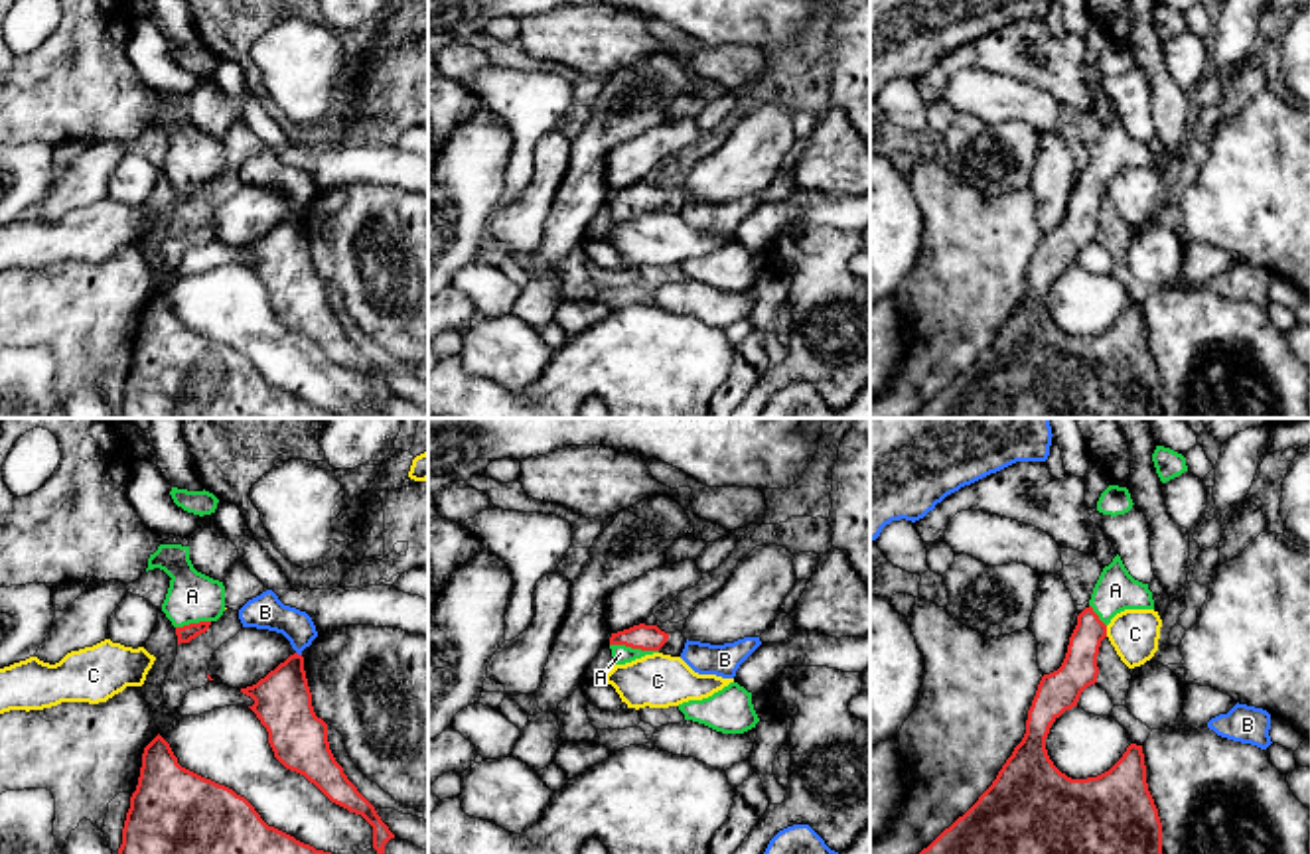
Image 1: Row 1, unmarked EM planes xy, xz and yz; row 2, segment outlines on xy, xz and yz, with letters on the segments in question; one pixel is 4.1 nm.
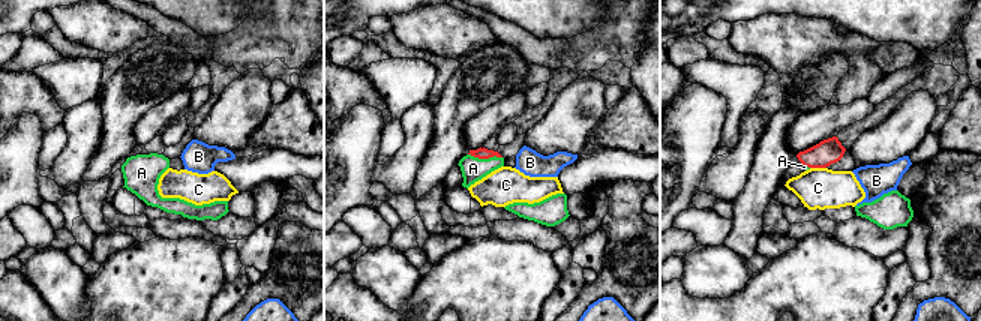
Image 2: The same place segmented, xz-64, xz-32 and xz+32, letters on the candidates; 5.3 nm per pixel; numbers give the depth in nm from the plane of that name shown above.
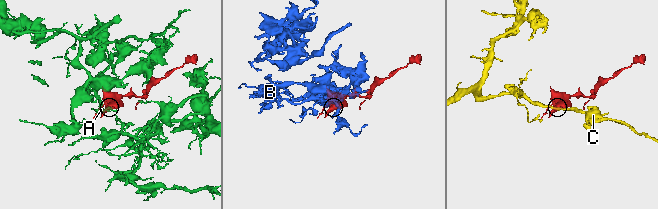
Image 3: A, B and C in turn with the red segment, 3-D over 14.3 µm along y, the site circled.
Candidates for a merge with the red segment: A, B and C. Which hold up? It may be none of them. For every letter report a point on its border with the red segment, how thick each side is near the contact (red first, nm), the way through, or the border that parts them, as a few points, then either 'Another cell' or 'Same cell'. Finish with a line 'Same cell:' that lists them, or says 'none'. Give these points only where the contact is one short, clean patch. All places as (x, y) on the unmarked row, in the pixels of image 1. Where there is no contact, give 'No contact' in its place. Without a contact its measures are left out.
A: Touches red at xz (634, 206). Thickness 110 nm (red) against 70 nm. Path across: xz (648, 196), (634, 206), (620, 212). Same cell
B: Touches red at xy (296, 212). Thickness 240 nm (red) against 140 nm. Boundary: xy (296, 210), (300, 213). Another cell
C: Touches red at yz (1105, 190). Thickness 150 nm (red) against 200 nm. Boundary: yz (1105, 184), (1107, 194). Another cell
Same cell: A

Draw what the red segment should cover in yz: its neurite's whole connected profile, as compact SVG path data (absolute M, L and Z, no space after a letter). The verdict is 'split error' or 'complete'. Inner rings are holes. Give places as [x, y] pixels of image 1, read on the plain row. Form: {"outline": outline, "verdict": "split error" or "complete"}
{"outline": "M1117 112L1077 174L1061 225L1042 235L1022 300L979 359L911 418L1162 418L1162 381L1148 349L1142 304L1130 302L1109 329L1087 337L1061 331L1046 308L1052 282L1097 241L1107 183L1125 168L1154 168L1154 158Z", "verdict": "split error"}

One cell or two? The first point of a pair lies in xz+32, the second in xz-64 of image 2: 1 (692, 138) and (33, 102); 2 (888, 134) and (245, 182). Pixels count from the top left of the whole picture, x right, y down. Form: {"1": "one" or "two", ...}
{"1": "two", "2": "two"}

